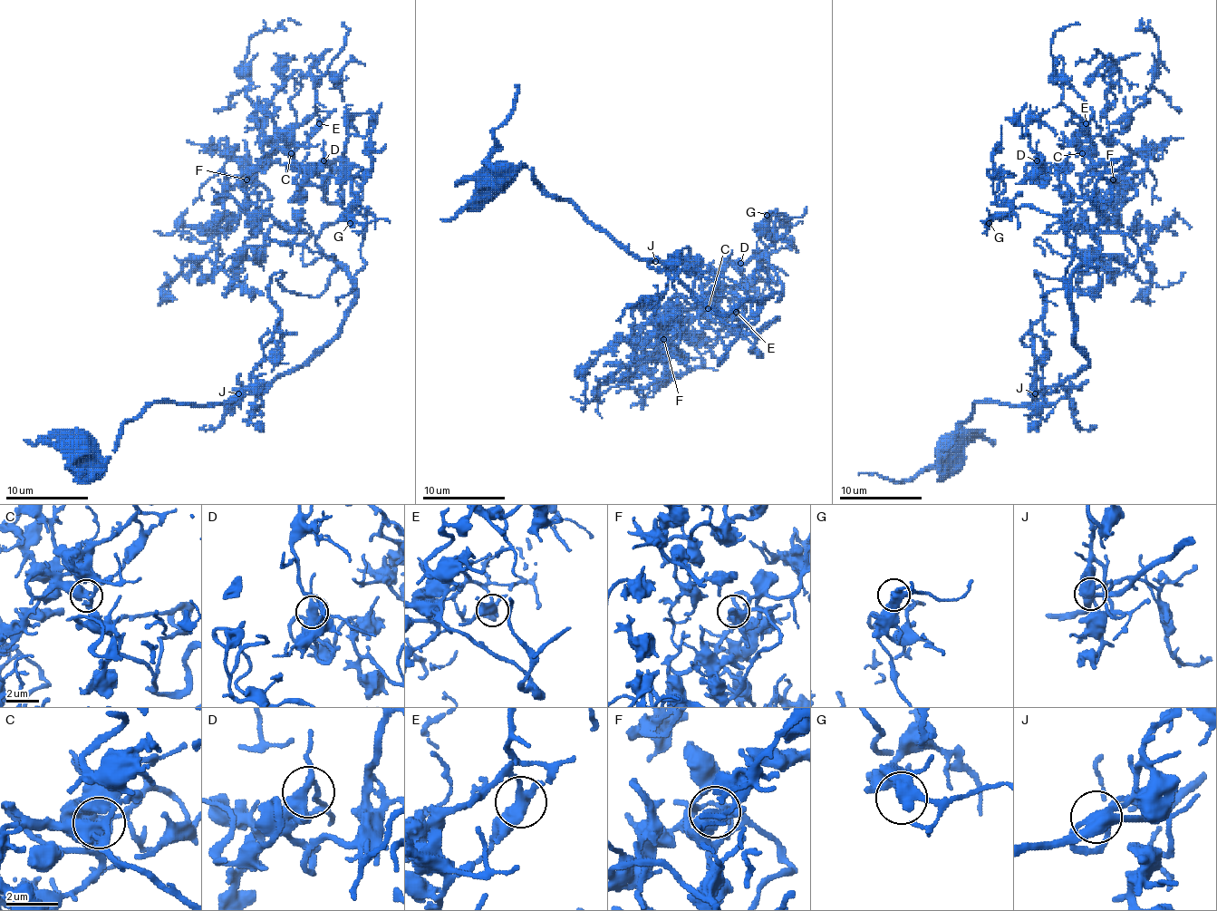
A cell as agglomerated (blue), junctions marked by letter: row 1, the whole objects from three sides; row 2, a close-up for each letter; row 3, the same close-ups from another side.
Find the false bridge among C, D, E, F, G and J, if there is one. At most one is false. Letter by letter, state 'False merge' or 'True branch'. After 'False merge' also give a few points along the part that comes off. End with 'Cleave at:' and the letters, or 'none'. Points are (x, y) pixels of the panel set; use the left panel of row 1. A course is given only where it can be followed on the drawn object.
C: True branch
D: True branch
E: True branch
F: True branch
G: True branch
J: True branch
Cleave at: none

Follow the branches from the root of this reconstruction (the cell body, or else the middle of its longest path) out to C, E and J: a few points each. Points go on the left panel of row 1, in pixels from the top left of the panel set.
C: (80, 448), (338, 333), (354, 283), (315, 241), (362, 189), (325, 202), (338, 159), (290, 152)
E: (80, 448), (338, 333), (354, 283), (315, 241), (362, 189), (325, 202), (338, 159), (294, 160), (319, 123)
J: (80, 448), (90, 448), (104, 460), (114, 452), (120, 427), (154, 402), (216, 404), (232, 401), (238, 394)

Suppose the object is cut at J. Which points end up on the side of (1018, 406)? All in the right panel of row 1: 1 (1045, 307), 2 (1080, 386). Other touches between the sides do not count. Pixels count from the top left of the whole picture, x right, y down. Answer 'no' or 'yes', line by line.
1: no
2: no

